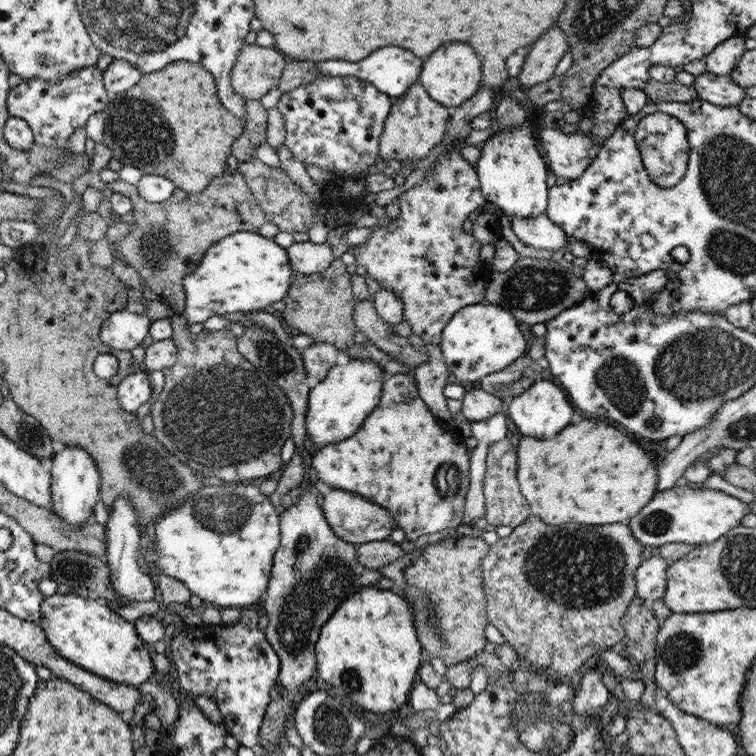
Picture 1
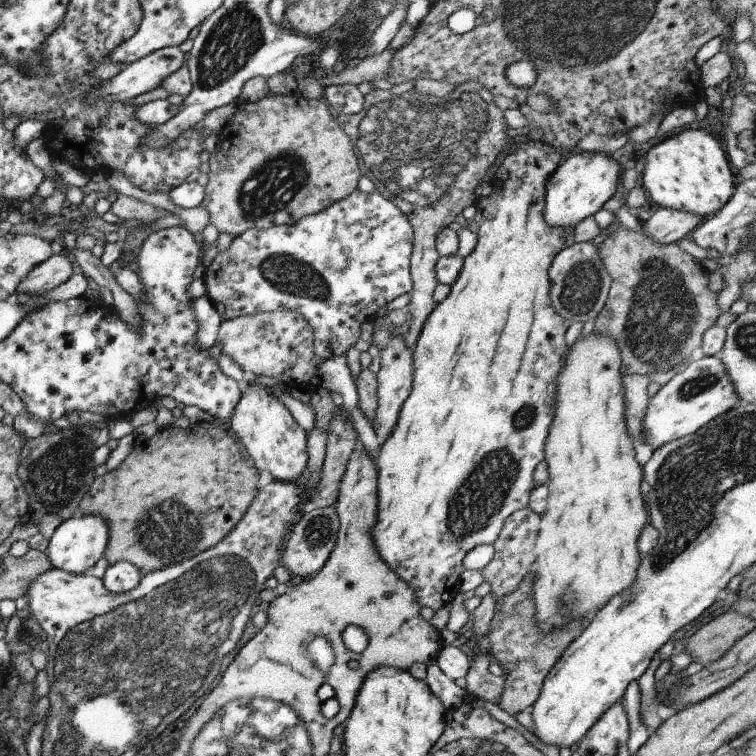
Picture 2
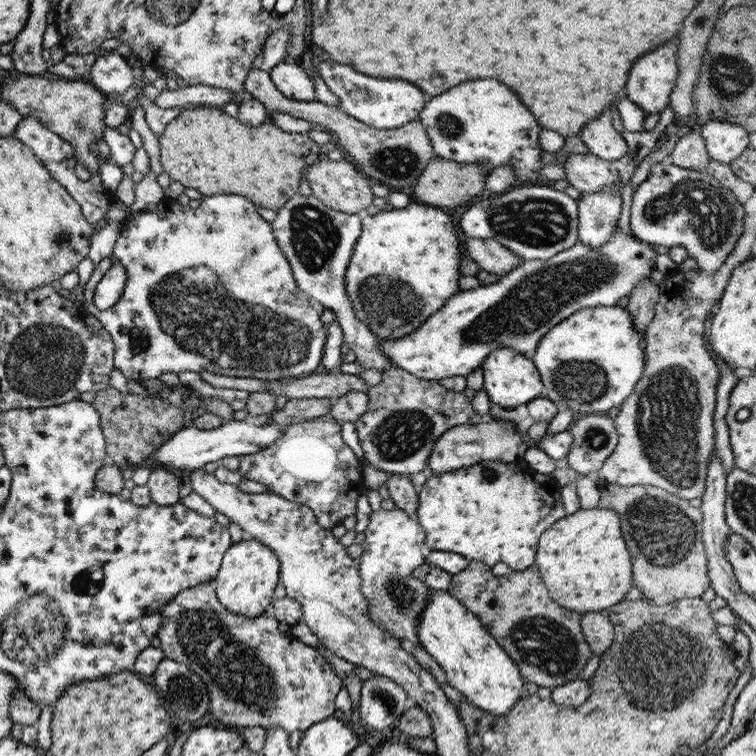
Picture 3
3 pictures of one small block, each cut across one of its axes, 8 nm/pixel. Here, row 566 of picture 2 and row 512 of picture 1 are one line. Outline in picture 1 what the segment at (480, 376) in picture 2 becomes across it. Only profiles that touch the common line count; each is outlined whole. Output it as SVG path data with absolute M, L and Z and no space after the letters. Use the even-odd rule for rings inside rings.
M398 373L385 377L377 406L367 415L367 418L365 418L363 424L357 429L357 432L338 443L320 446L318 449L315 449L311 459L311 466L313 466L313 470L317 473L318 480L329 486L329 488L358 494L365 500L382 506L393 517L398 528L404 532L404 538L412 542L418 536L423 536L423 534L433 534L433 532L439 532L439 530L445 530L445 528L456 528L456 526L462 524L464 500L469 488L469 456L467 456L467 447L465 446L464 440L465 438L463 439L454 430L451 422L442 422L442 420L435 418L431 414L427 405L419 398L414 378L411 375L405 375L405 373Z

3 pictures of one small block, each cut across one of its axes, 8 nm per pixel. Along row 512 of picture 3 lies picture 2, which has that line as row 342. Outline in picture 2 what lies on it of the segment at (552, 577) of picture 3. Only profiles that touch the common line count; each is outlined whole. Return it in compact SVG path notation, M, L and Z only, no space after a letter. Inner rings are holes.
M591 332L588 335L579 335L579 337L568 347L564 354L562 367L558 370L555 377L555 398L554 398L554 415L548 428L548 433L544 442L544 462L545 470L548 472L546 487L548 495L546 498L545 512L540 515L540 523L538 533L532 554L534 561L531 563L531 573L534 574L535 584L532 586L532 601L536 610L535 620L540 631L556 631L559 627L564 627L567 622L567 616L561 616L561 606L565 606L569 610L569 618L571 616L585 616L587 612L591 612L593 608L605 604L613 594L617 594L619 590L625 588L625 584L629 586L633 582L635 576L635 568L637 568L637 560L640 554L635 548L635 540L638 539L640 530L643 525L648 522L648 512L644 504L644 497L639 491L639 483L642 476L642 469L639 468L637 462L633 459L634 451L632 440L627 432L624 423L624 392L620 374L620 352L617 343L611 337L605 335L596 335Z

